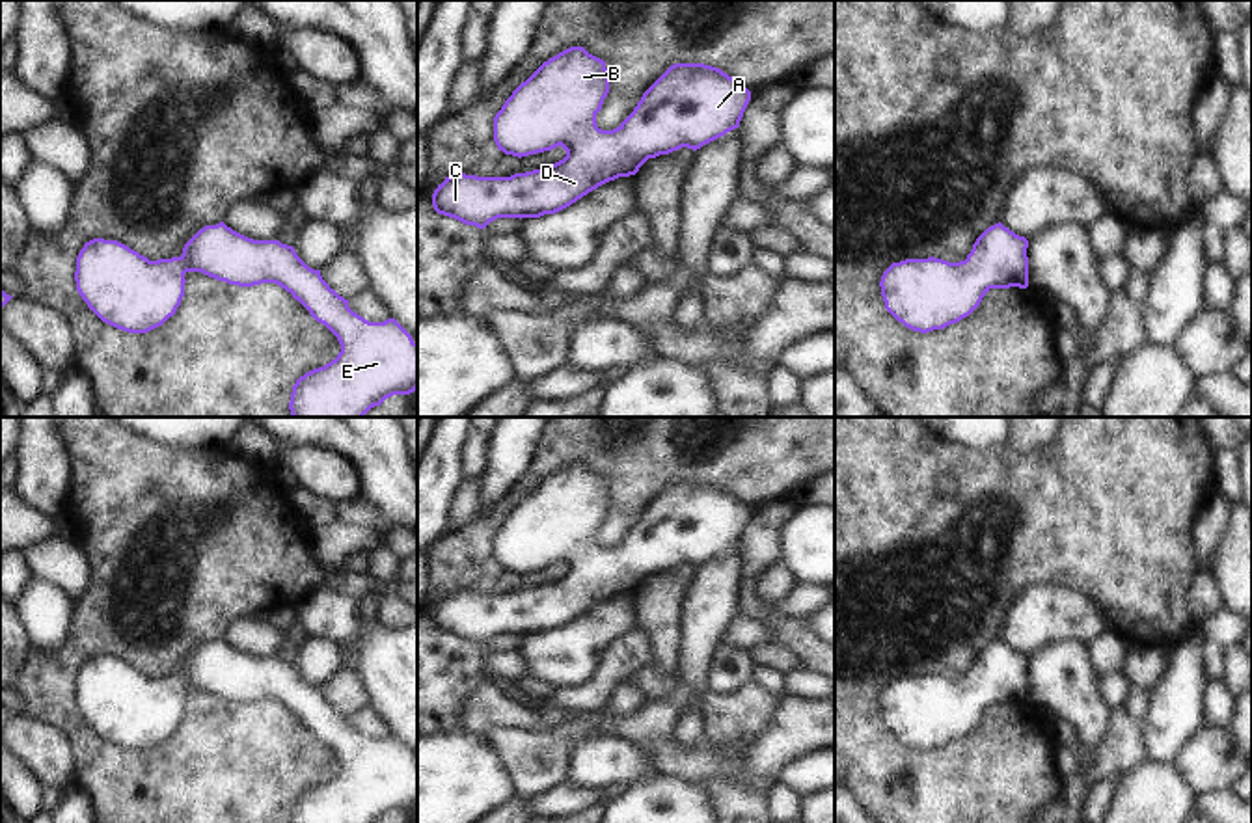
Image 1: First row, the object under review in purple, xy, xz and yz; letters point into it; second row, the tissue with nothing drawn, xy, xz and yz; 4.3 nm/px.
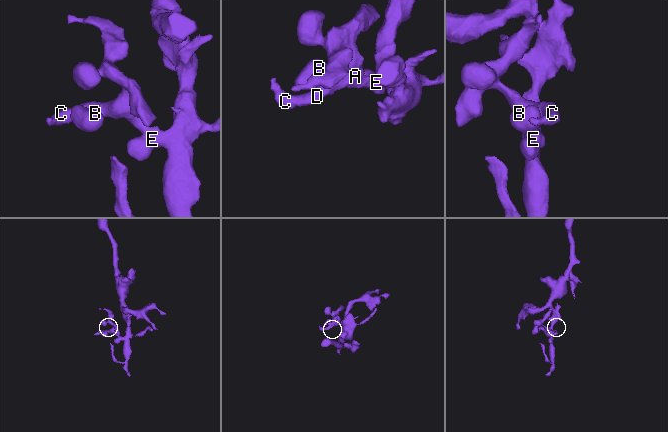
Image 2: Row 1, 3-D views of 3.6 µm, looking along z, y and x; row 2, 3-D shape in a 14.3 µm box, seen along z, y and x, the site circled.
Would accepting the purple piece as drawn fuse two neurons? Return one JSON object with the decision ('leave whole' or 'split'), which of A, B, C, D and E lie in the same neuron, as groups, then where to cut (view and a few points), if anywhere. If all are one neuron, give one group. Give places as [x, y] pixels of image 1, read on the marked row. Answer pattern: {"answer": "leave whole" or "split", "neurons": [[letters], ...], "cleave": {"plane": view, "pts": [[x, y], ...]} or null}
{"answer": "leave whole", "neurons": [["A", "B", "C", "D", "E"]], "cleave": null}

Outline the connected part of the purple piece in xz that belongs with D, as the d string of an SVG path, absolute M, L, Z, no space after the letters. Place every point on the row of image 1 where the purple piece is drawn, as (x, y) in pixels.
M570 47L544 61L494 117L494 142L512 156L563 147L566 156L510 177L455 173L432 194L438 214L484 229L497 218L555 214L660 155L701 149L740 127L751 91L717 67L671 65L613 130L596 125L609 93L606 61Z

